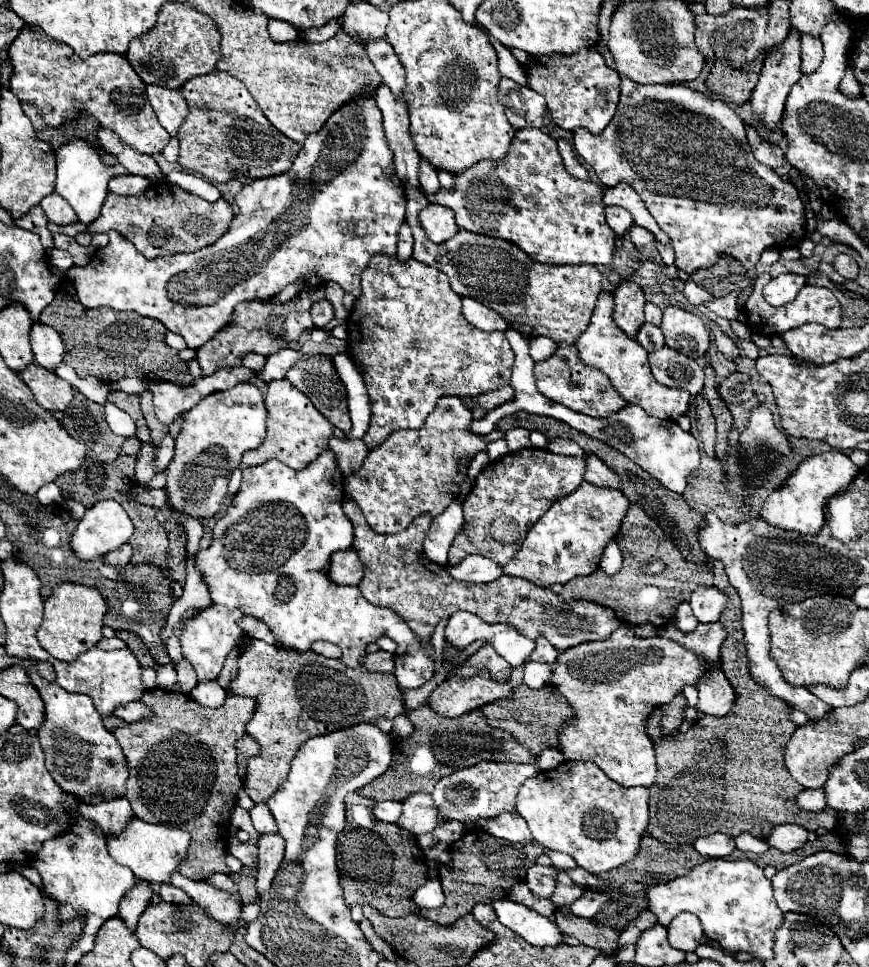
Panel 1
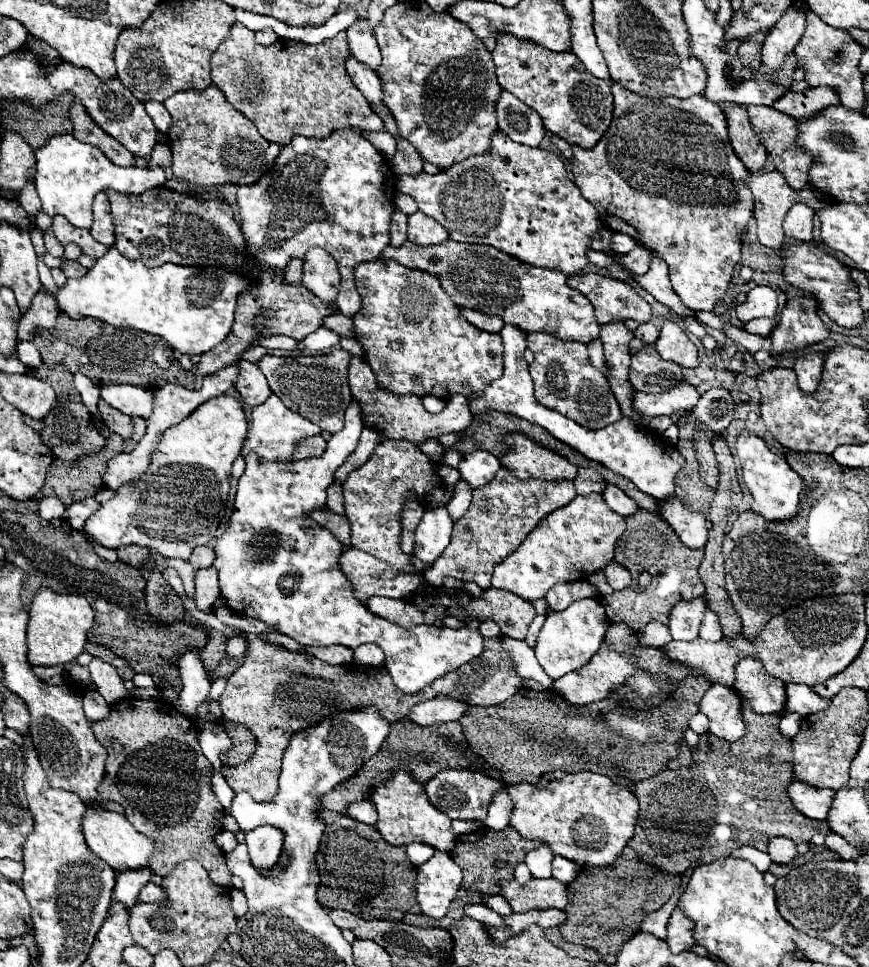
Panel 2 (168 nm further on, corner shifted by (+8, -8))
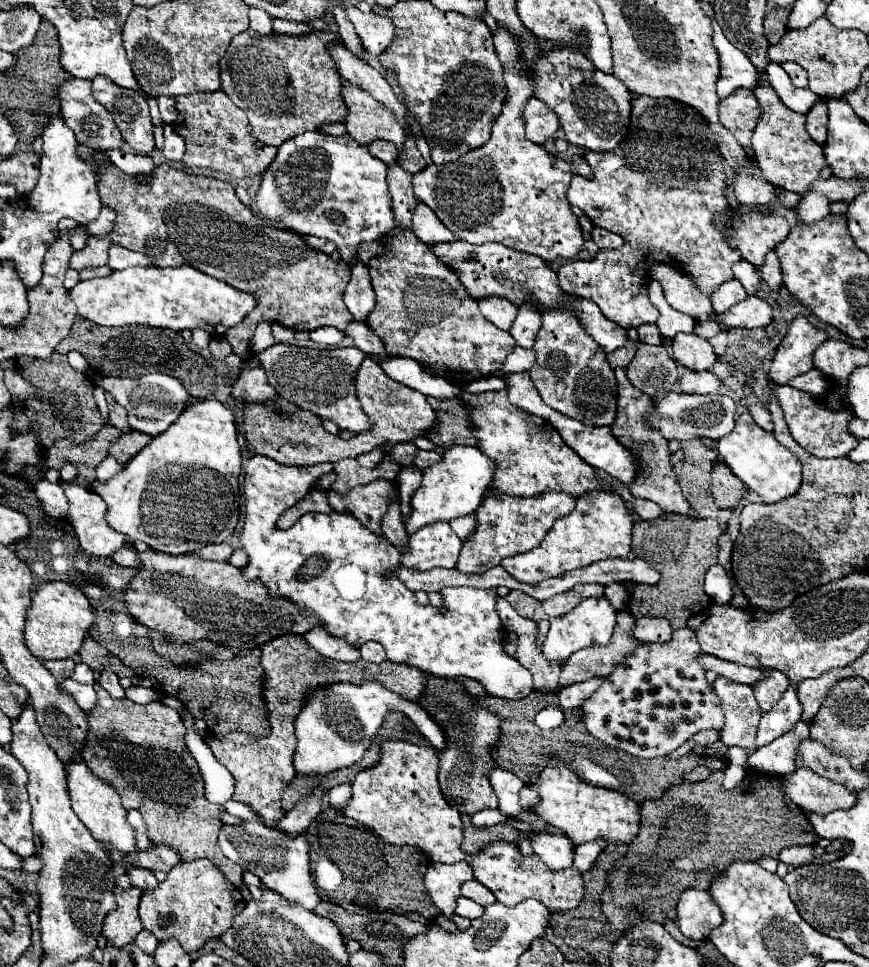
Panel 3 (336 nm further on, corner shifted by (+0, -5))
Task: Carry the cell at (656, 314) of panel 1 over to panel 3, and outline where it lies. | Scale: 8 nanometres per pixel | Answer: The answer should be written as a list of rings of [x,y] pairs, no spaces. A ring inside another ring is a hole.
[[[646,323],[646,325],[640,325],[638,327],[638,339],[642,343],[648,343],[648,345],[660,345],[662,343],[662,337],[660,337],[660,331],[654,323]]]

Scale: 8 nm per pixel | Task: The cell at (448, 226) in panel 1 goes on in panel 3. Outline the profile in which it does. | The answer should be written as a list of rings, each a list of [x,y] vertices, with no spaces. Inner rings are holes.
[[[418,205],[414,211],[414,219],[412,219],[412,231],[414,235],[428,243],[444,243],[444,241],[456,241],[454,233],[450,233],[446,229],[446,225],[442,225],[442,221],[438,221],[438,217],[434,217],[434,213],[430,213],[428,205]]]

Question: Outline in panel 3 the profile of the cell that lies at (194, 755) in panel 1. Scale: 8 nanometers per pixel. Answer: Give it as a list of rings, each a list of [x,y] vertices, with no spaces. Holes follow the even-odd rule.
[[[98,683],[96,689],[98,689],[98,705],[94,713],[88,713],[88,723],[90,723],[88,745],[82,753],[88,769],[98,779],[112,785],[118,791],[124,809],[138,809],[142,813],[142,817],[146,819],[146,829],[152,845],[168,845],[176,849],[182,861],[194,861],[198,857],[210,859],[232,885],[240,887],[244,883],[242,867],[230,861],[228,857],[224,857],[224,853],[218,847],[218,831],[222,829],[220,815],[226,809],[224,805],[210,803],[204,797],[204,779],[194,757],[186,747],[186,739],[184,739],[186,727],[182,725],[182,719],[176,713],[176,709],[160,701],[138,705],[130,699],[112,699]]]

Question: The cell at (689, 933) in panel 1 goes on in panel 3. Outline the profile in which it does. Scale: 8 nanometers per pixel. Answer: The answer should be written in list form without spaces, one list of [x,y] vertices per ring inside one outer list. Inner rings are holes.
[[[688,889],[680,895],[678,901],[678,917],[676,923],[684,937],[688,939],[706,939],[714,927],[718,927],[724,919],[720,909],[710,901],[708,891]]]

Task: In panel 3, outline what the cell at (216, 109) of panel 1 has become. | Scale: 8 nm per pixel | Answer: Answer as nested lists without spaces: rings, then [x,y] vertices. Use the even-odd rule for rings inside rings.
[[[218,89],[212,93],[192,93],[176,99],[178,119],[174,123],[174,131],[186,141],[184,167],[204,167],[212,171],[222,171],[232,179],[246,179],[262,175],[268,165],[276,157],[276,147],[258,143],[252,135],[248,117],[242,109],[238,109],[230,97]]]

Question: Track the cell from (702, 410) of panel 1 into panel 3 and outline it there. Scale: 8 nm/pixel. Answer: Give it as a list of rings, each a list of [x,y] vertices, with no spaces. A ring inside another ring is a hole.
[[[718,461],[712,467],[712,495],[718,507],[734,509],[746,495],[746,487],[724,463]]]

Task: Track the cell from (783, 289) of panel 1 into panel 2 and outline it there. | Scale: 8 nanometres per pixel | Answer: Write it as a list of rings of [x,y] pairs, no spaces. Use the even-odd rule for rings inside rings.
[[[756,286],[748,292],[746,302],[736,306],[736,316],[740,322],[750,322],[754,318],[772,318],[778,308],[778,294],[770,286]]]

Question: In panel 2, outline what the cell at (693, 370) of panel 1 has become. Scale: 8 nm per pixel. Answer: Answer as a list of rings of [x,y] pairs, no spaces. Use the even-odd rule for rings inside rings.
[[[646,346],[632,356],[628,380],[638,392],[666,392],[684,378],[678,364],[666,362],[652,346]]]

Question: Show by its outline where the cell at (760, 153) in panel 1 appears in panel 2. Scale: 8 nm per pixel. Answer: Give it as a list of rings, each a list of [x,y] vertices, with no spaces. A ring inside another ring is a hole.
[[[740,104],[728,106],[724,108],[724,116],[726,116],[726,126],[728,126],[728,136],[730,136],[730,144],[736,152],[736,156],[742,160],[742,164],[756,174],[758,170],[764,168],[764,162],[768,158],[768,154],[764,152],[762,142],[758,140],[758,136],[754,134],[746,108]]]

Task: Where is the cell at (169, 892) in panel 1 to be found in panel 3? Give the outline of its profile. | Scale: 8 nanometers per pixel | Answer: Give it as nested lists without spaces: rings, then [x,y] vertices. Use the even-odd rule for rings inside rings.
[[[132,867],[132,869],[128,871],[128,875],[130,875],[132,885],[134,885],[134,887],[138,887],[138,889],[142,889],[142,891],[152,891],[152,889],[156,889],[156,887],[158,887],[158,879],[156,879],[156,877],[154,877],[154,873],[152,873],[152,871],[148,871],[148,869]]]

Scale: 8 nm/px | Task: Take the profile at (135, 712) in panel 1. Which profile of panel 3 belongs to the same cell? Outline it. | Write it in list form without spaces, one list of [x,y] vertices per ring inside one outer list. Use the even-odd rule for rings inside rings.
[[[68,679],[68,681],[62,681],[60,687],[76,699],[76,703],[80,705],[82,711],[90,713],[96,707],[98,697],[96,697],[96,689],[92,685],[80,685],[80,683],[74,683]]]

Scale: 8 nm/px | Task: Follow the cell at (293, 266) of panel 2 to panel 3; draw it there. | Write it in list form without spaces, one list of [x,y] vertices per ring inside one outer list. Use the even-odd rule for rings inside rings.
[[[304,237],[306,245],[310,245],[314,251],[336,251],[336,245],[326,241],[326,239],[318,239],[318,237]]]

